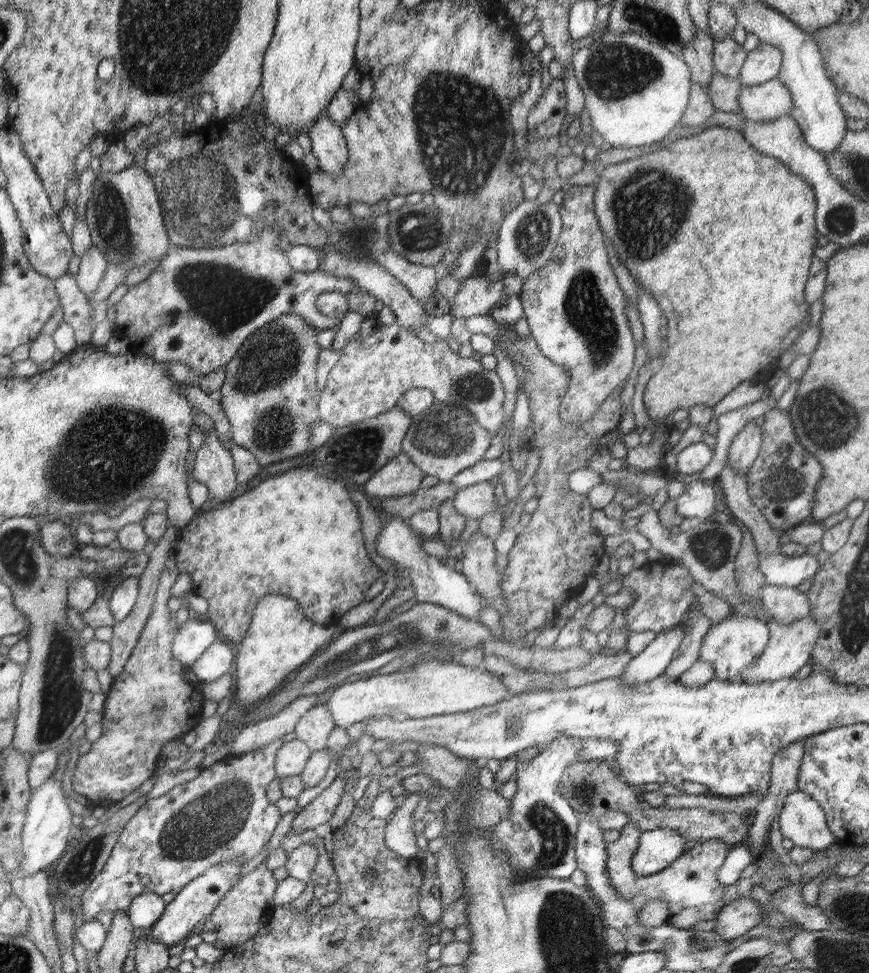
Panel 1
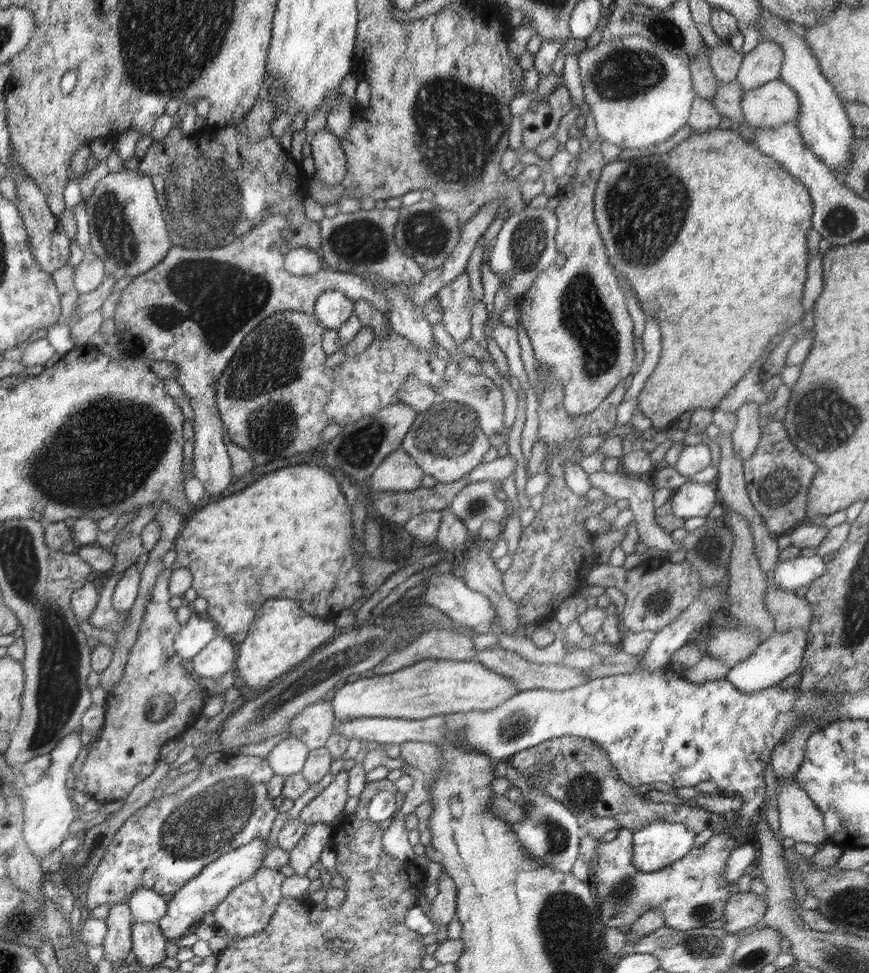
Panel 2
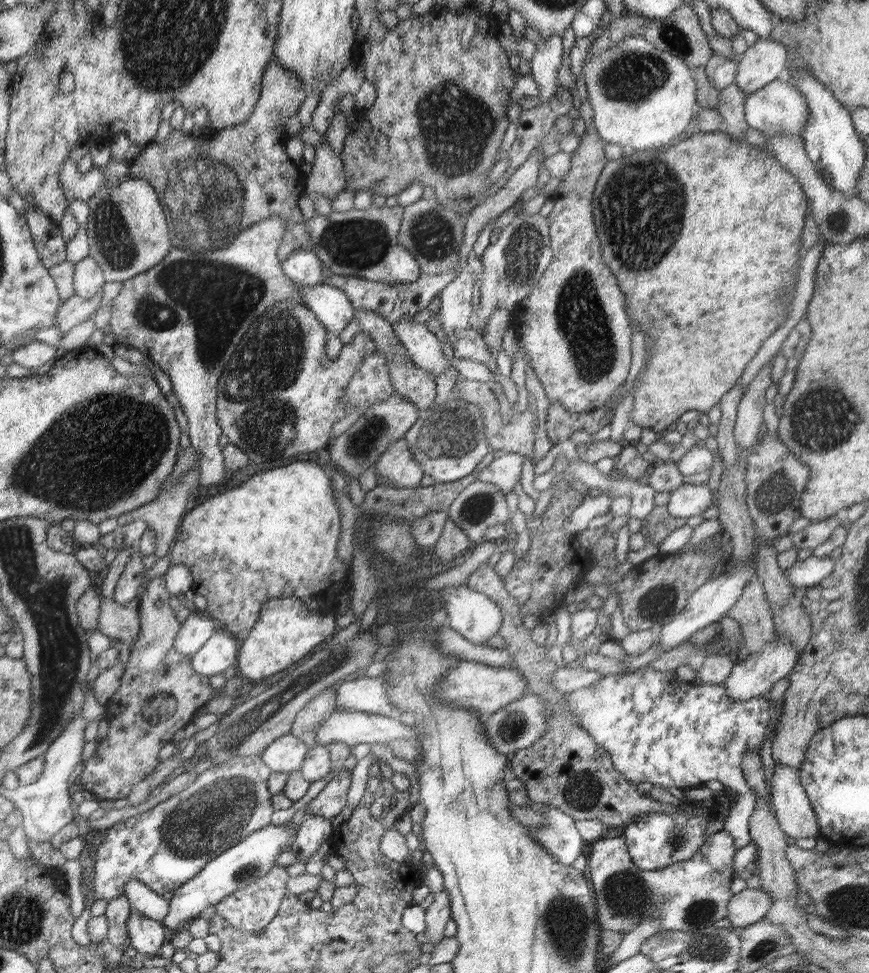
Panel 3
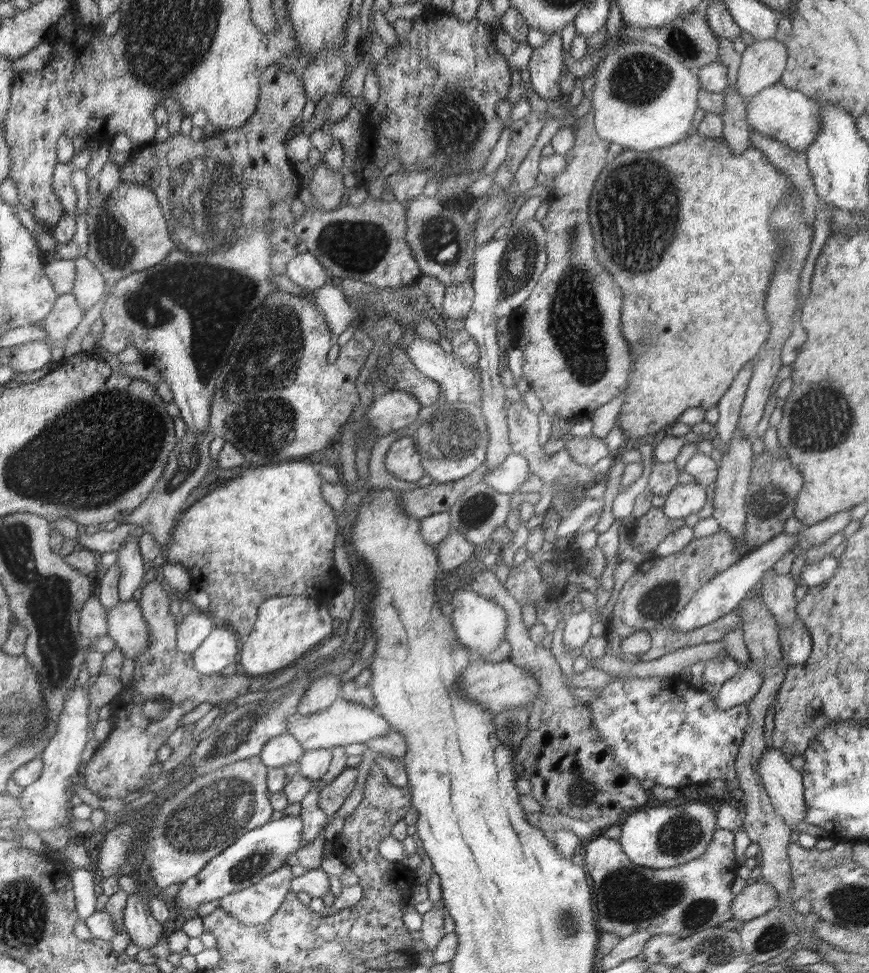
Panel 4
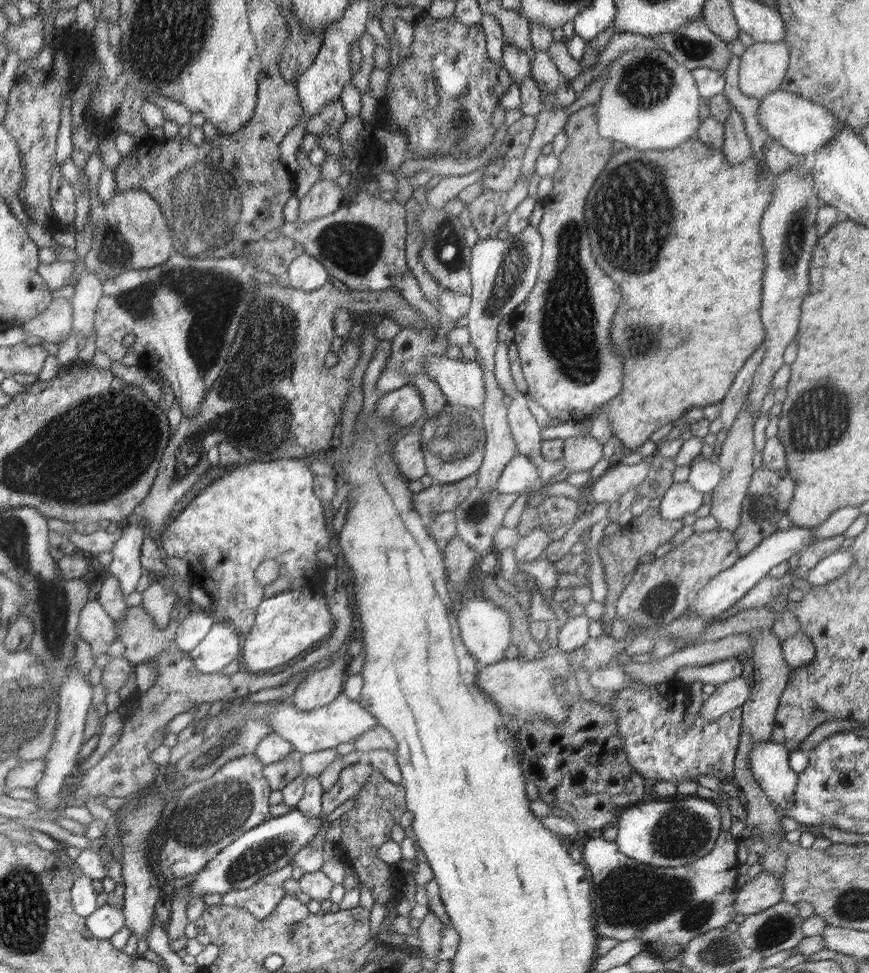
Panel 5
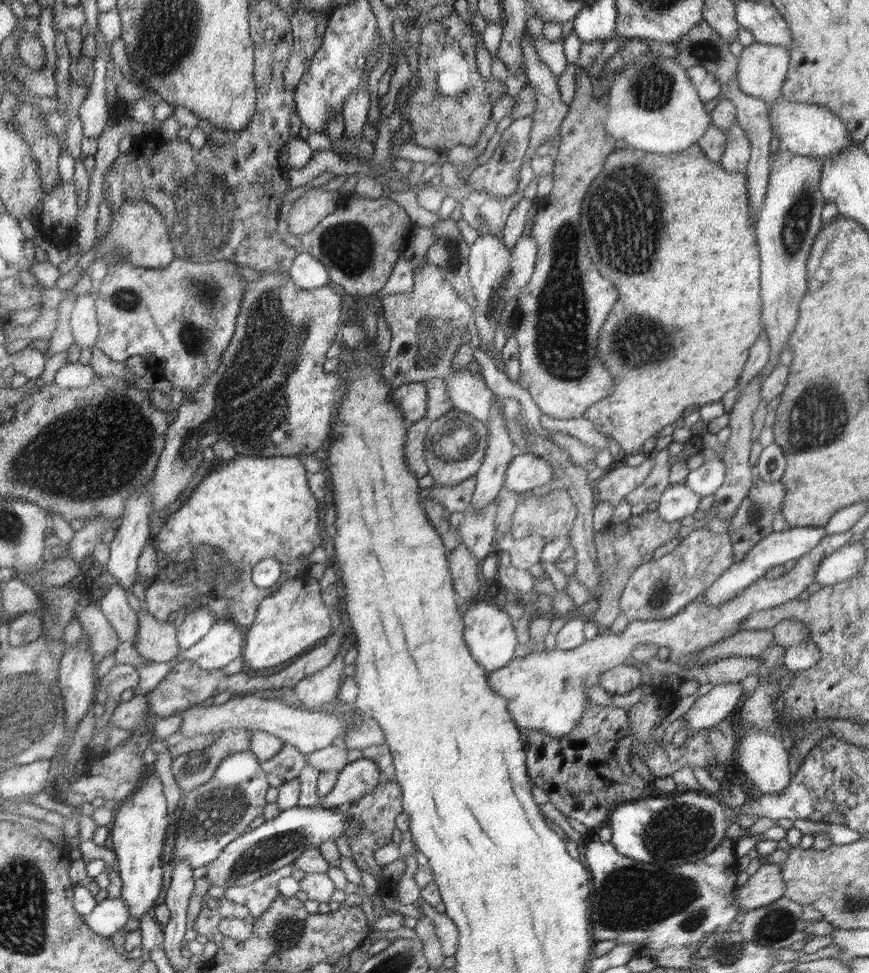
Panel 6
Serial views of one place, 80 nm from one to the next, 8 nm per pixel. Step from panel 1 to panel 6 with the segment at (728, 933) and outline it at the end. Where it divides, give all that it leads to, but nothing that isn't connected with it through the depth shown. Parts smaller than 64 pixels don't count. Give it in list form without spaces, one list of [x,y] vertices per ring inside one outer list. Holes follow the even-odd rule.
[[[763,860],[760,869],[750,875],[744,886],[738,887],[737,905],[743,913],[756,910],[785,897],[785,884],[780,864],[768,863]]]

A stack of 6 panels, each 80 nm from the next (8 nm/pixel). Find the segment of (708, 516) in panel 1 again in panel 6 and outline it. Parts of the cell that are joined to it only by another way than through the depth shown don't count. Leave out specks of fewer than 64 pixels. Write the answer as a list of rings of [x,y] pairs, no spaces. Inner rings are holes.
[[[685,483],[674,484],[662,493],[657,511],[660,518],[666,522],[682,520],[684,516],[696,512],[700,499],[701,496]]]

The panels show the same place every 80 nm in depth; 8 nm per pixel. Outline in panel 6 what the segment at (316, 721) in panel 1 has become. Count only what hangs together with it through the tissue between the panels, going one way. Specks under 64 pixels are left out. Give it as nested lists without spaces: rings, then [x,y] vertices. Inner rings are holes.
[[[338,653],[326,668],[306,676],[299,684],[296,684],[293,690],[296,691],[301,705],[309,710],[309,708],[337,700],[341,686],[340,679],[342,682],[345,666],[343,656]]]

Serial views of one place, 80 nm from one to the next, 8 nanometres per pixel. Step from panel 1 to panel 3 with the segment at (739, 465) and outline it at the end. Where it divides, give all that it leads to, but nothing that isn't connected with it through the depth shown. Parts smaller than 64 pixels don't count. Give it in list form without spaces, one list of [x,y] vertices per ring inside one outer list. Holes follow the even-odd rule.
[[[773,358],[758,371],[754,380],[748,385],[748,390],[737,409],[734,436],[736,444],[744,452],[750,451],[756,444],[763,423],[766,390],[772,384],[771,361]]]

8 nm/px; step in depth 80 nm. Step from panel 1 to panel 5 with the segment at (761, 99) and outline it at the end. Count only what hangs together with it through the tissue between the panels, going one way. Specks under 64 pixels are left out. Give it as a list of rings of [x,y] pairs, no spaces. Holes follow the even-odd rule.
[[[781,88],[765,96],[759,103],[759,119],[766,132],[792,154],[806,156],[822,150],[837,133],[837,118],[825,106],[820,106]]]

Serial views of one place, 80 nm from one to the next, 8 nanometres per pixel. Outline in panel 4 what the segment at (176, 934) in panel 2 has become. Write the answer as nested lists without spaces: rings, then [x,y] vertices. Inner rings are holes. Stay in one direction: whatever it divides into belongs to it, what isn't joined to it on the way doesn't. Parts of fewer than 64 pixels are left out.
[[[286,815],[243,834],[234,845],[212,858],[201,873],[181,884],[177,896],[172,899],[176,910],[181,910],[179,920],[196,912],[201,904],[220,900],[228,897],[228,894],[256,885],[278,867],[286,865],[287,858],[301,847],[302,829],[303,822],[299,816]]]

